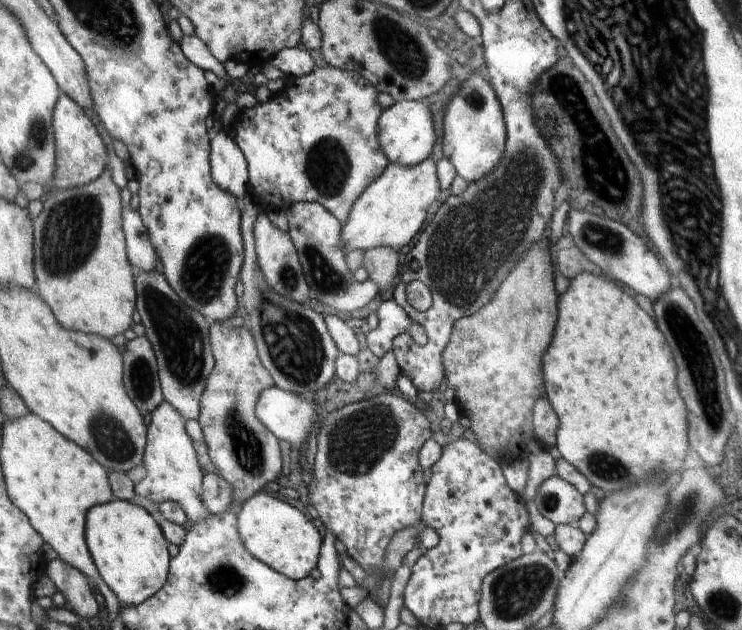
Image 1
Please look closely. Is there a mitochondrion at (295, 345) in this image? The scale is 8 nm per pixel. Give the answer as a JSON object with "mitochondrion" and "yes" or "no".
{"mitochondrion":"yes"}

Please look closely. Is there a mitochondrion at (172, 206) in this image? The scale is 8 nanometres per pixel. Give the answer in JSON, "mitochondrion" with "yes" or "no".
{"mitochondrion":"no"}

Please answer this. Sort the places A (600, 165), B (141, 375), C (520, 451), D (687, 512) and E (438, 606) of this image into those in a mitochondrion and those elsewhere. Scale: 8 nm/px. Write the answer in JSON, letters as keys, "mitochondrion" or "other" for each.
{"A":"mitochondrion","B":"mitochondrion","C":"other","D":"mitochondrion","E":"other"}

